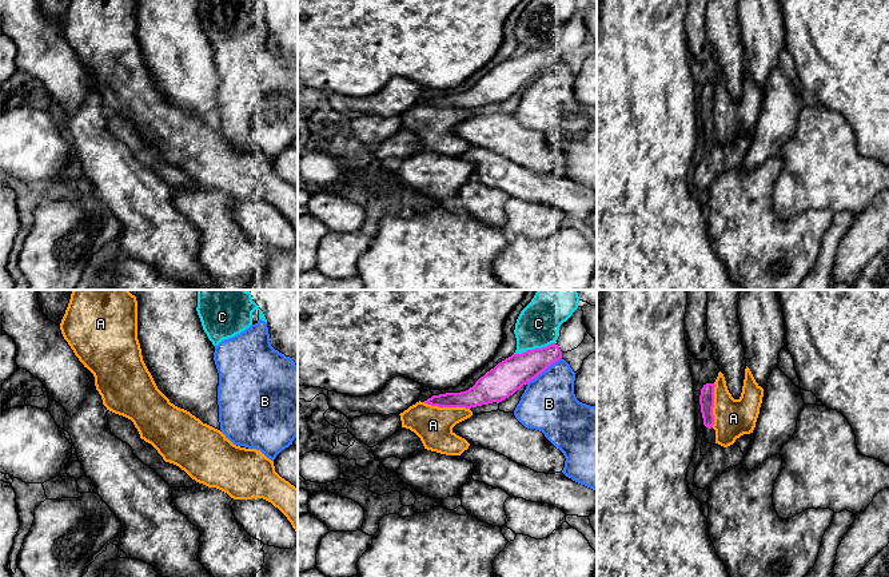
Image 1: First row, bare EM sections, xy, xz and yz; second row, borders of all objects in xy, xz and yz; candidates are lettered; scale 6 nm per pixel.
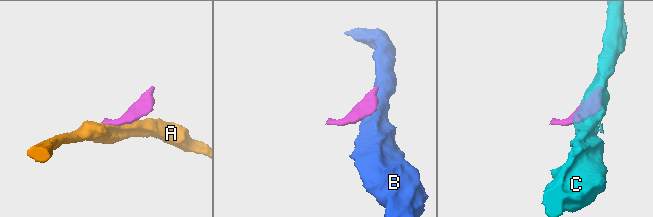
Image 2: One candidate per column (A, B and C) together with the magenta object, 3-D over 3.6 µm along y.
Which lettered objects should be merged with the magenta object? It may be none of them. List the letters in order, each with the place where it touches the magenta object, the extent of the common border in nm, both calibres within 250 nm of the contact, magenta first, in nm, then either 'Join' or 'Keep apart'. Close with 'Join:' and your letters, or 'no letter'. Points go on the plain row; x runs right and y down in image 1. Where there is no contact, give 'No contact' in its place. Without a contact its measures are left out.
A: Touches magenta at xz (446, 107). Shared border 280 nm. Thickness 150 nm (magenta) against 220 nm. Keep apart
B: Touches magenta at xz (543, 71). Shared border 280 nm. Thickness 200 nm (magenta) against 320 nm. Keep apart
C: Touches magenta at xz (534, 50). Shared border 260 nm. Thickness 200 nm (magenta) against 260 nm. Keep apart
Join: no letter

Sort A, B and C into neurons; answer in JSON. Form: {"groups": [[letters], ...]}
{"groups": [["A"], ["B"], ["C"]]}

